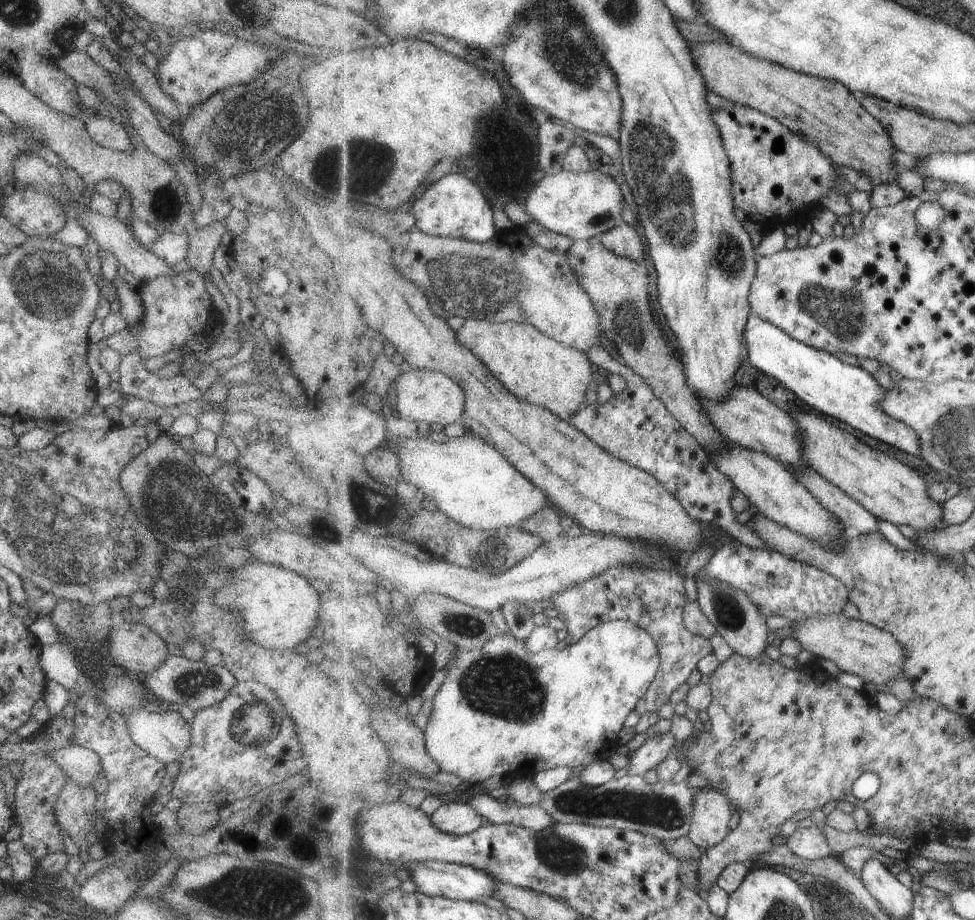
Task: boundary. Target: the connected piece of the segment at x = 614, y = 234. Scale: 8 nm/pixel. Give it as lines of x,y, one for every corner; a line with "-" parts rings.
625,223
601,234
598,239
609,251
633,261
643,262
645,246
641,244
641,236
633,226

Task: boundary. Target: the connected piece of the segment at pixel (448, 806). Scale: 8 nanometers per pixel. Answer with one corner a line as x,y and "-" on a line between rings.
467,798
460,802
443,802
431,818
435,827
453,835
473,833
486,823
483,816
467,802

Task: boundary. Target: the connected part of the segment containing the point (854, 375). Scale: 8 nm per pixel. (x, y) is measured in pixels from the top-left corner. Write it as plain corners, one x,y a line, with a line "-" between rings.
752,314
748,320
744,343
746,356
749,352
749,362
757,370
773,376
773,379
800,399
802,404
809,405
809,408
823,416
841,421
873,439
922,458
921,439
918,438
917,431
882,410
886,390
877,384
877,380
867,370
845,364
833,353
793,339
786,331
756,314

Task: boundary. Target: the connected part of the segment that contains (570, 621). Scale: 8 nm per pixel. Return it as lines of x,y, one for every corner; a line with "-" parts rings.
614,565
605,570
602,574
581,582
579,585
570,587
561,593
555,594
553,607
558,611
558,618
561,618
567,626
567,636
565,642
568,645
575,645
580,642
592,629
603,625
610,621
630,621
637,626
647,630
653,639
658,643
658,648
661,654
660,668
652,683
650,690
637,702
637,706
633,710
640,716
645,716
649,713
658,713
663,704
669,702
671,694
681,686
686,684
689,676
698,670
699,662
703,661
708,655
713,653
713,644
709,639
692,634
685,625
684,613
687,604
690,602
687,598
687,590
685,590
685,576
680,574
680,569
676,570
655,570
650,568
650,565

